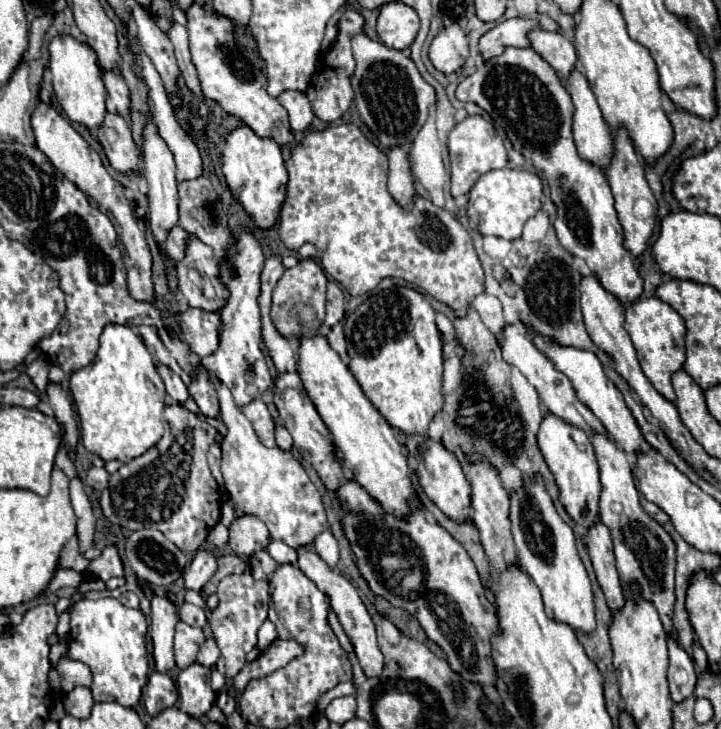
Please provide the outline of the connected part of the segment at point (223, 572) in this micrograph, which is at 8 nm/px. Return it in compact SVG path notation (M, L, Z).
M221 556L219 558L219 568L217 572L209 578L209 582L205 584L205 592L207 594L213 594L219 586L219 582L225 578L225 576L231 576L231 574L243 574L245 572L245 562L239 558L239 556Z

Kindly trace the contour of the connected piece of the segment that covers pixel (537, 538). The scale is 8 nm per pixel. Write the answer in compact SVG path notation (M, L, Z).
M535 478L535 482L527 482L521 494L511 496L511 524L515 546L519 552L519 568L527 572L541 590L543 604L549 616L571 626L573 630L593 634L597 622L589 576L577 554L573 530L555 512L555 506L545 492L545 484L541 484L541 480Z

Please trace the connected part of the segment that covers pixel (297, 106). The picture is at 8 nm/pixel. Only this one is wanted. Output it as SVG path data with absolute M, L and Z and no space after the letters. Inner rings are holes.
M283 92L279 96L281 106L289 112L289 122L295 132L307 132L311 126L311 120L315 118L309 100L303 92Z

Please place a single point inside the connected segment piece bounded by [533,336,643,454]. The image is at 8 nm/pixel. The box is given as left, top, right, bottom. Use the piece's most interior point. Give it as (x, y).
(594, 389)

